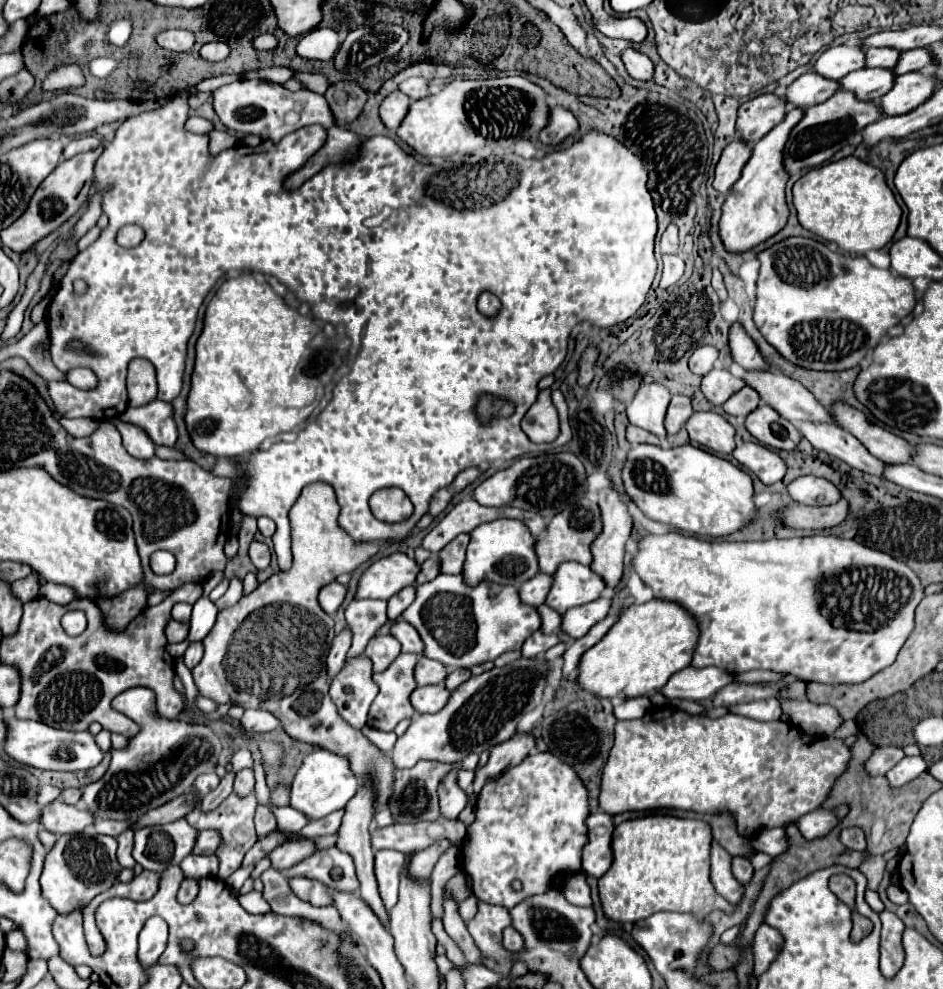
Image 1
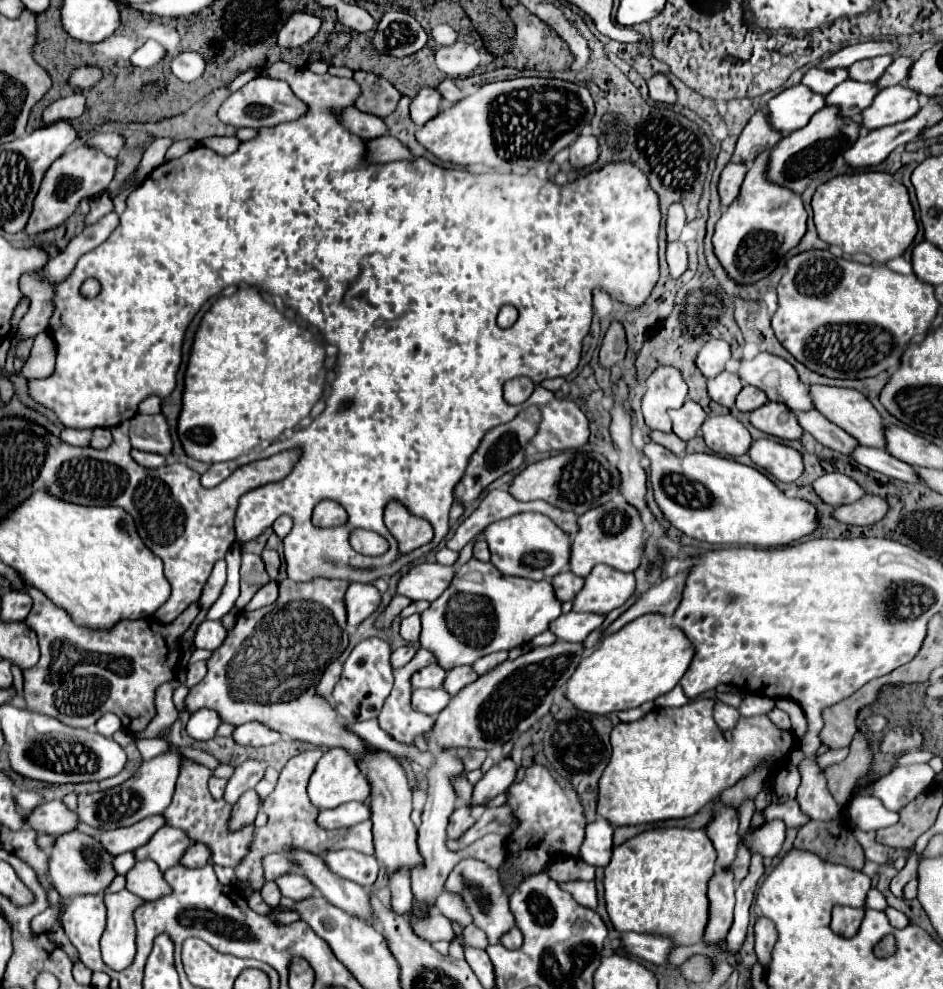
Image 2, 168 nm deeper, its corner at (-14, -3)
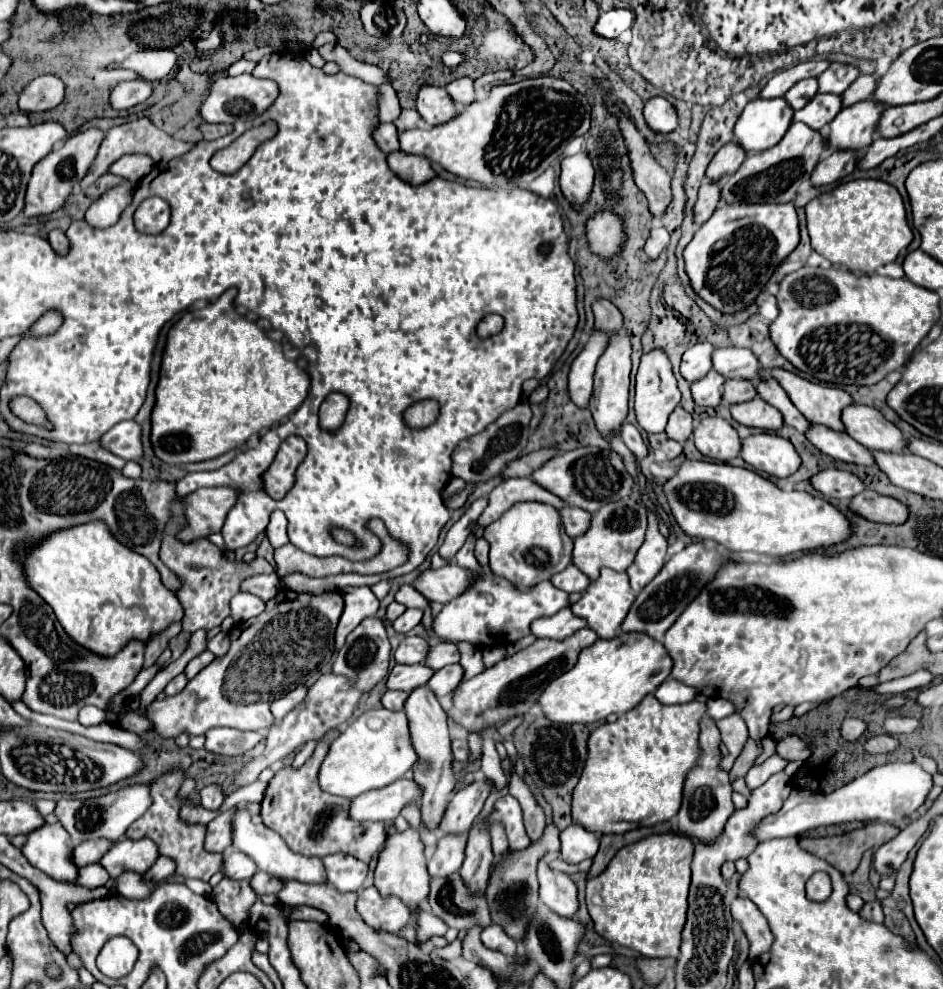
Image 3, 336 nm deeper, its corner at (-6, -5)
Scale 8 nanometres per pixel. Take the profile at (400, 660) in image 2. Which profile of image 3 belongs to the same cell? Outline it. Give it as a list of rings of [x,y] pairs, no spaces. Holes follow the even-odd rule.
[[[407,636],[395,650],[395,660],[399,664],[423,664],[423,658],[427,658],[427,650],[431,650],[431,642],[427,638]]]

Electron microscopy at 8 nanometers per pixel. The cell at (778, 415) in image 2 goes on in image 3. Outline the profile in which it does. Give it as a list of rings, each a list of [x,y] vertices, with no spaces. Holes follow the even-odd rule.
[[[755,396],[751,402],[735,404],[729,410],[731,410],[733,420],[737,420],[743,426],[753,426],[761,430],[779,430],[783,426],[783,418],[779,410],[763,402],[759,396]]]

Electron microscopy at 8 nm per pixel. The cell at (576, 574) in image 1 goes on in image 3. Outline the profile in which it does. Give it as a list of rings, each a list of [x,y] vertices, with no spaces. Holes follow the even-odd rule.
[[[603,568],[599,580],[591,582],[591,586],[585,590],[583,598],[579,602],[575,602],[571,606],[571,610],[575,616],[587,620],[589,628],[595,630],[601,638],[611,640],[611,638],[619,636],[619,626],[623,624],[623,618],[627,616],[633,600],[635,600],[635,594],[629,586],[629,576],[625,572],[615,572],[615,570]]]

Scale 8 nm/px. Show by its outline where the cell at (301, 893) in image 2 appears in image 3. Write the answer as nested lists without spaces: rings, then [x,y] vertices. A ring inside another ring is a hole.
[[[261,870],[251,876],[249,884],[251,884],[251,888],[255,890],[257,896],[263,896],[263,894],[277,894],[277,892],[281,890],[281,886],[283,886],[283,884],[279,882],[279,878],[269,876],[267,872],[261,872]]]

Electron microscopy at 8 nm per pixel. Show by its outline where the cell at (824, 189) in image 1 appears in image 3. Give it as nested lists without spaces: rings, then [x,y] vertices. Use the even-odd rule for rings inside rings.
[[[869,178],[845,182],[833,192],[813,198],[807,204],[807,230],[815,252],[835,266],[847,266],[851,272],[863,274],[875,274],[879,266],[893,262],[913,240],[897,188]]]

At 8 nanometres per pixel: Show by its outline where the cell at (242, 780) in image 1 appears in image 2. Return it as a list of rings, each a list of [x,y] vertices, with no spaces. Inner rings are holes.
[[[247,790],[237,804],[233,806],[231,814],[231,828],[241,828],[243,824],[251,824],[257,816],[257,810],[261,808],[261,798],[255,790]]]

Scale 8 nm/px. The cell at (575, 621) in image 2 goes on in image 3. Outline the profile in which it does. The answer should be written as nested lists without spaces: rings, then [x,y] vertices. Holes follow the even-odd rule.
[[[563,608],[553,616],[537,618],[535,622],[531,622],[531,634],[535,638],[565,640],[565,638],[569,638],[571,634],[575,634],[577,630],[581,630],[585,626],[587,626],[587,622],[577,618],[569,608]]]

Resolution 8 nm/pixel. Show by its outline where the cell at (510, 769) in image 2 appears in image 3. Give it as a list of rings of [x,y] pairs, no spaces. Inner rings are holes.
[[[483,780],[457,790],[447,804],[447,810],[439,822],[439,830],[443,834],[469,832],[489,796],[489,790],[491,790],[491,784]]]

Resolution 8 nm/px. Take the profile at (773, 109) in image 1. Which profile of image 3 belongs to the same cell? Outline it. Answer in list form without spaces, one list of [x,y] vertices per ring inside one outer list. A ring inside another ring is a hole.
[[[729,142],[727,146],[723,146],[711,160],[711,164],[707,166],[705,176],[711,182],[717,182],[723,176],[731,176],[735,174],[735,170],[741,166],[741,162],[745,160],[745,152],[739,150],[739,146],[735,146],[735,142]]]

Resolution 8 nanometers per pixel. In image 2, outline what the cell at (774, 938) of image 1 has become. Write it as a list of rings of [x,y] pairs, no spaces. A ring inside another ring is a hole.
[[[757,918],[755,922],[755,952],[759,956],[759,964],[765,968],[771,964],[771,950],[777,942],[775,924],[767,918]]]

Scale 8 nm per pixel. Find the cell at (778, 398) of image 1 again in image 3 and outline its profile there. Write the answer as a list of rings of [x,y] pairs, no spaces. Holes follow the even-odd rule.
[[[715,348],[711,354],[713,368],[723,376],[723,378],[745,378],[745,380],[757,380],[759,378],[759,360],[751,350],[743,348]]]

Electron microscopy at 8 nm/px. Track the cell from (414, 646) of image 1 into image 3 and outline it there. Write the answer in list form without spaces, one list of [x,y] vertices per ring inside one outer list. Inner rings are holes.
[[[407,608],[395,622],[393,622],[393,628],[397,632],[409,632],[413,630],[417,624],[421,624],[421,618],[423,618],[423,610],[421,608]]]

